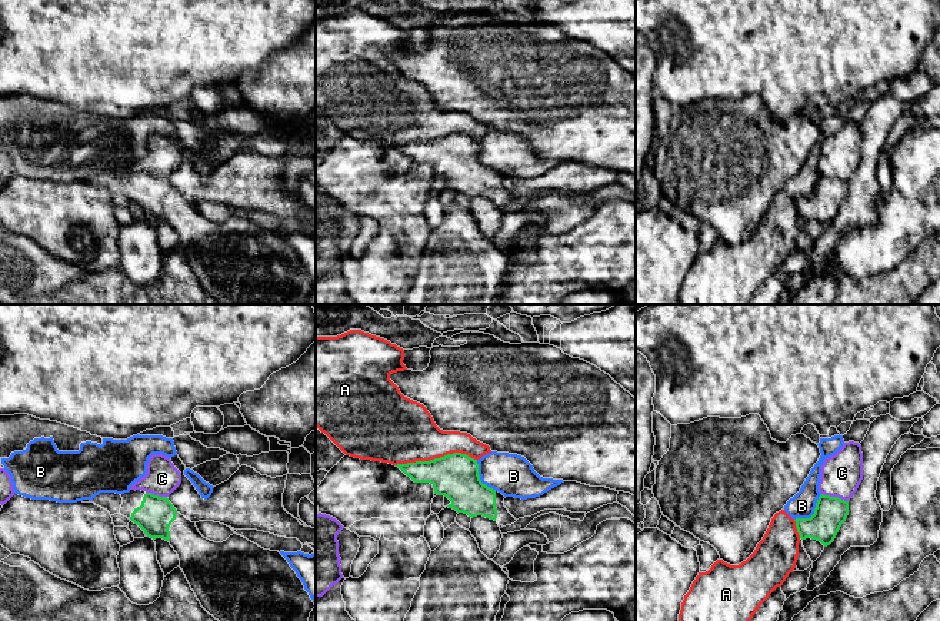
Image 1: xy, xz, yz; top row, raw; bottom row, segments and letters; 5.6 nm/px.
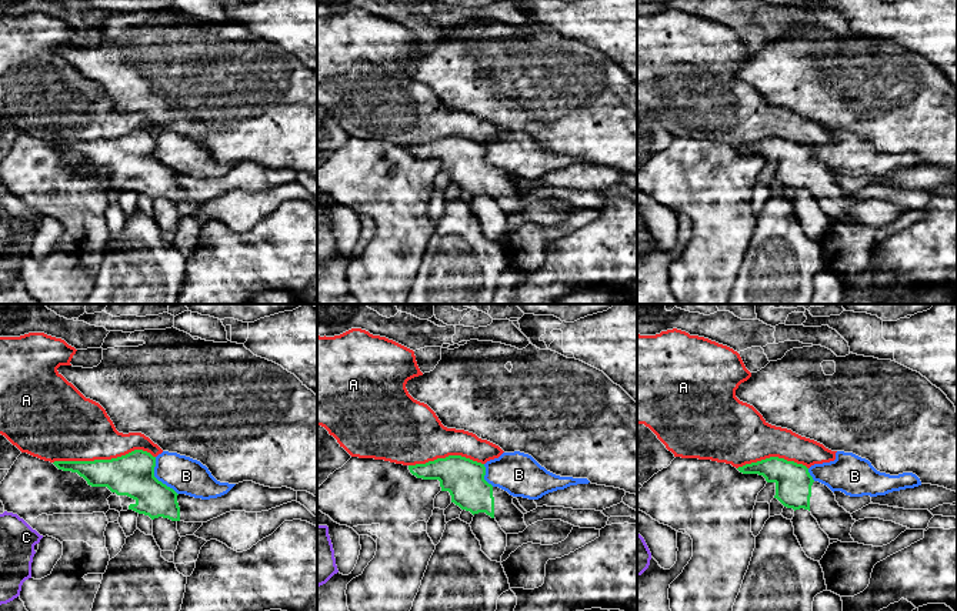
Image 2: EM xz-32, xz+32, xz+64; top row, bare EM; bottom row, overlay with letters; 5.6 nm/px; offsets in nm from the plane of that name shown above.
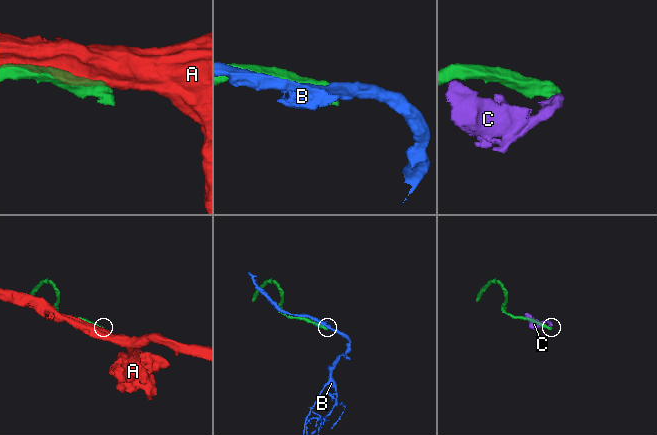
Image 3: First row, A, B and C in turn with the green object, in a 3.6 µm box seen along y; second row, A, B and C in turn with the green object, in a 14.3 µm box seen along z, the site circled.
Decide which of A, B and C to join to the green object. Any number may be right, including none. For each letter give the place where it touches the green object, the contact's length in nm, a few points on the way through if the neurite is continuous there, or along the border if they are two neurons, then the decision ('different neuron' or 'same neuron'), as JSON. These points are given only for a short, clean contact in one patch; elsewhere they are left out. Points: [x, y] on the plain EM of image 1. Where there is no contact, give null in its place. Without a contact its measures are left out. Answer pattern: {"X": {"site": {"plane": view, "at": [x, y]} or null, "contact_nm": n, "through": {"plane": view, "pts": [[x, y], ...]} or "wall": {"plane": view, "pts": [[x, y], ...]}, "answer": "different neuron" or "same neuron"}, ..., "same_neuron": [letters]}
{"A": {"site": {"plane": "xz", "at": [436, 139]}, "contact_nm": 460, "answer": "different neuron"}, "B": {"site": {"plane": "yz", "at": [814, 193]}, "contact_nm": 220, "answer": "different neuron"}, "C": {"site": {"plane": "yz", "at": [834, 177]}, "contact_nm": 160, "wall": {"plane": "yz", "pts": [[822, 173], [847, 182]]}, "answer": "different neuron"}, "same_neuron": []}

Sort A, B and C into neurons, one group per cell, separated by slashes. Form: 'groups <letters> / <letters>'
groups A / B / C

